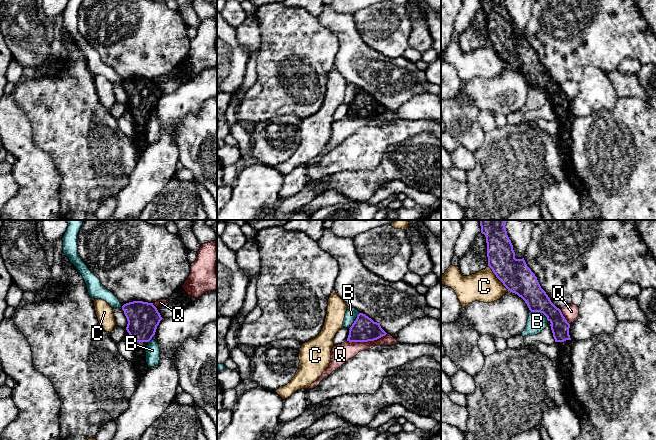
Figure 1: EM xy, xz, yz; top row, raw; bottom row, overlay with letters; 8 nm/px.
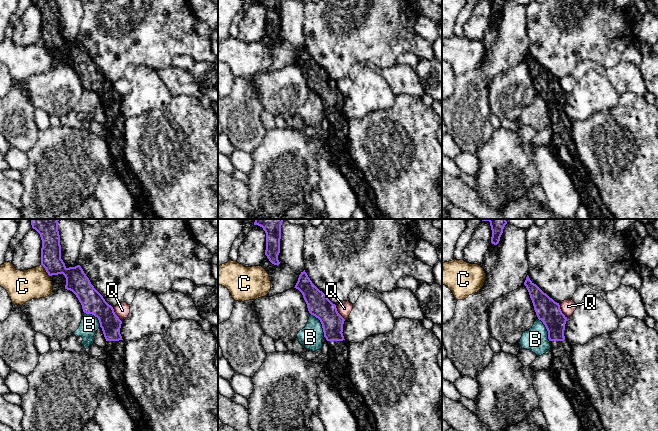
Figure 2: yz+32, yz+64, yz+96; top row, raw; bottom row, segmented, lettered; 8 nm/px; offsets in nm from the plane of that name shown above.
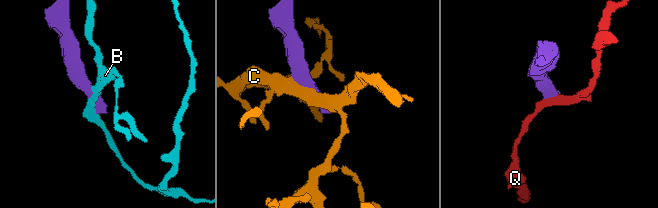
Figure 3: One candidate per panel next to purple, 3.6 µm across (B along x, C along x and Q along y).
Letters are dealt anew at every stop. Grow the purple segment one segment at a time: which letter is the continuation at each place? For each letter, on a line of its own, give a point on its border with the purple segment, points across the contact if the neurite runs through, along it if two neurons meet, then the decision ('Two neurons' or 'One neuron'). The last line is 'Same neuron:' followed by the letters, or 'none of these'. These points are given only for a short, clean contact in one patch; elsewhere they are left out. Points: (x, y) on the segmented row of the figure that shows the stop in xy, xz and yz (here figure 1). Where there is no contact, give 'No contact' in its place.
B: Touches purple at yz (540, 312). Two neurons
C: Touches purple at yz (497, 277). Two neurons
Q: Touches purple at xz (366, 341). Boundary: xz (386, 333), (373, 340), (347, 341). Two neurons
Same neuron: none of these

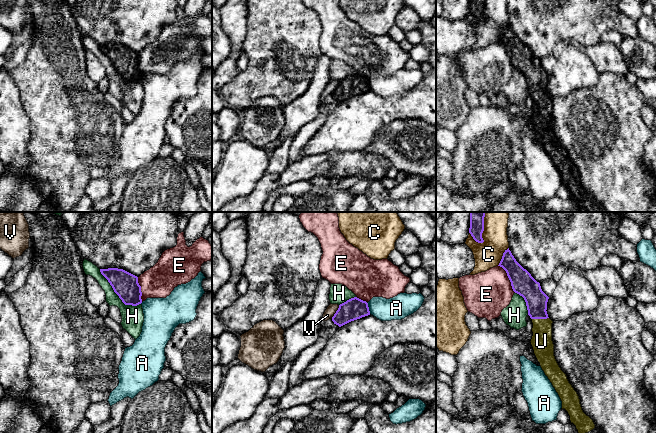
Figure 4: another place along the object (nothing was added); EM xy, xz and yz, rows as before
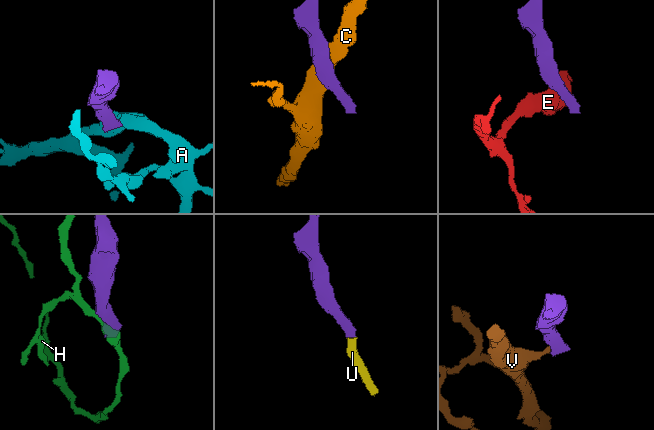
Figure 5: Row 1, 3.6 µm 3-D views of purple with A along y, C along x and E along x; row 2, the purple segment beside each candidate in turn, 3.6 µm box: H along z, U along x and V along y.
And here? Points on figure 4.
A: Touches purple at xz (368, 308). Boundary: xz (366, 302), (370, 313). Two neurons
C: Touches purple at yz (483, 229). Two neurons
E: Touches purple at yz (508, 277). Two neurons
H: Touches purple at xy (116, 293). Two neurons
U: Touches purple at yz (540, 318). One neuron
V: Touches purple at xz (336, 312). Boundary: xz (339, 305), (331, 318). Two neurons
Same neuron: U

